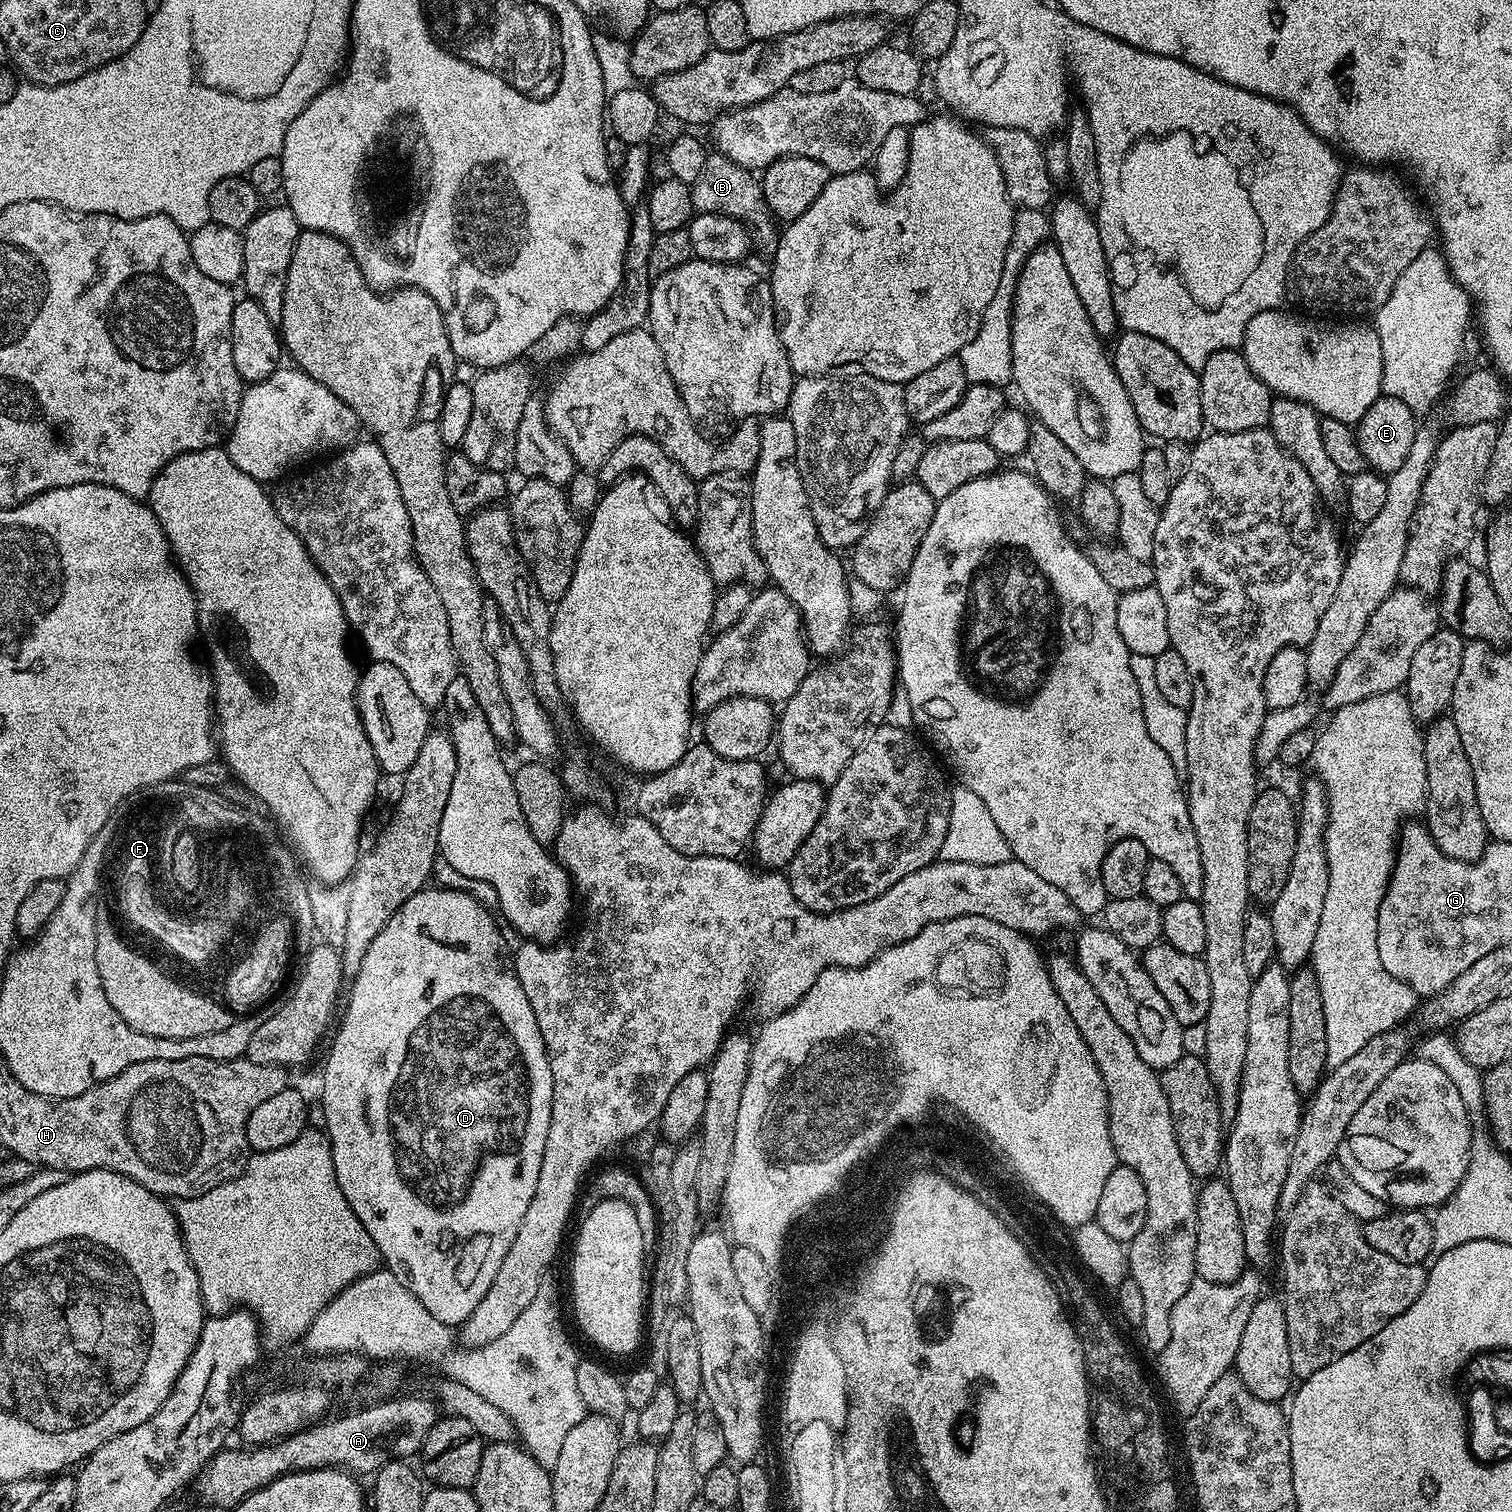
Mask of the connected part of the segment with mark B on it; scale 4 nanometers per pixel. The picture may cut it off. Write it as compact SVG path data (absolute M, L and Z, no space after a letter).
M716 150L706 158L706 166L702 166L702 174L698 174L698 178L690 187L692 206L697 213L721 212L724 216L739 220L750 229L755 247L757 244L765 254L775 252L778 228L775 228L777 225L768 211L768 205L764 202L760 181L749 169L743 168L738 162L726 158Z

